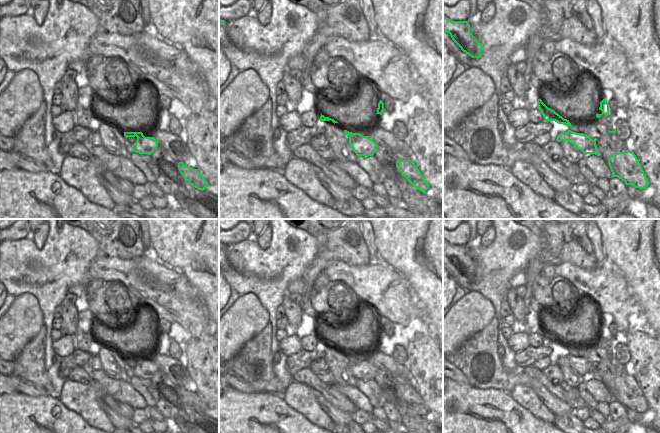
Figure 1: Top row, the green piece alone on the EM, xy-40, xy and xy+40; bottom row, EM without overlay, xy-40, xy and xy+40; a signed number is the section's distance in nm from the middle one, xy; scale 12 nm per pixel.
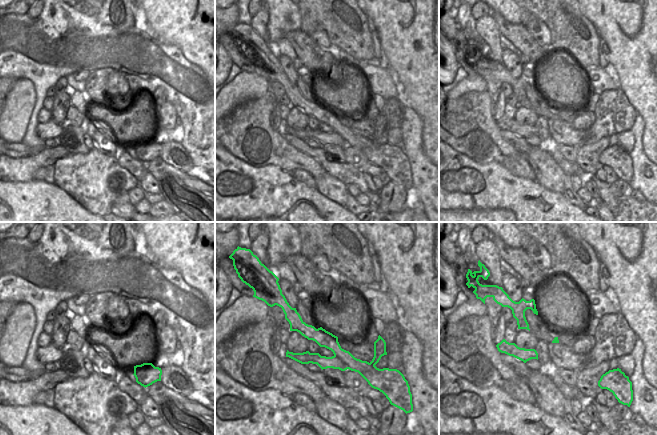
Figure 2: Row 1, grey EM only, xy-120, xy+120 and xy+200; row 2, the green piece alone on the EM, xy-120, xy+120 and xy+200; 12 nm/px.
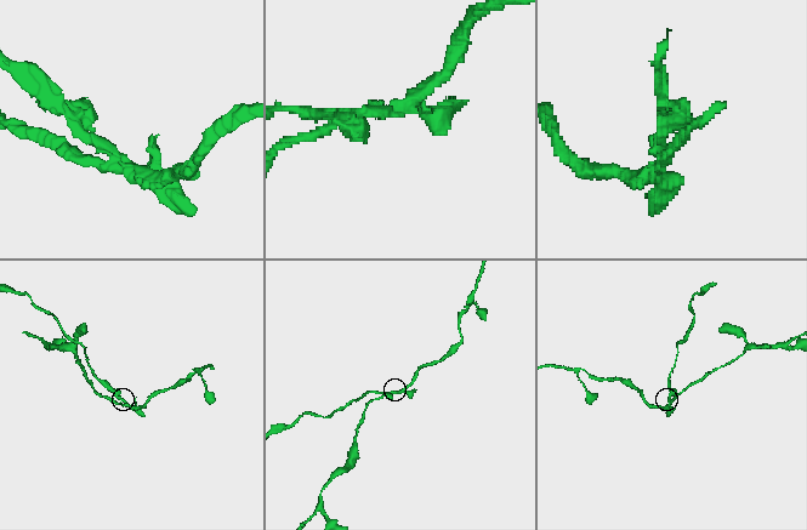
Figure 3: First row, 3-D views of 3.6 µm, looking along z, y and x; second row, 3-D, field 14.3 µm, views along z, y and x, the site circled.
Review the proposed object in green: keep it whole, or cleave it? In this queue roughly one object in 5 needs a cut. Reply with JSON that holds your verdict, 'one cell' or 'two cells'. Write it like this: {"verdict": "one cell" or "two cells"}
{"verdict": "two cells"}

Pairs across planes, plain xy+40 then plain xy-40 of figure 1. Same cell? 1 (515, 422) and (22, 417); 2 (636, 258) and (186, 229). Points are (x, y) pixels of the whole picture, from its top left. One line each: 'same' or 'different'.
1: same
2: same

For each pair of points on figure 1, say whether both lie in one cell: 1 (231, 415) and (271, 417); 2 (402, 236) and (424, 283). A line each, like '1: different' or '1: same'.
1: same
2: same

